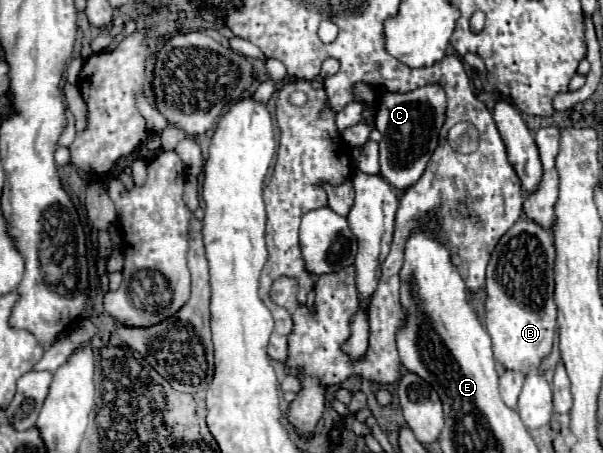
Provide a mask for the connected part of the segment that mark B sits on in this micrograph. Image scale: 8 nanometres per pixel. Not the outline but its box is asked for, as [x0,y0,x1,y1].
[485,219,557,371]

